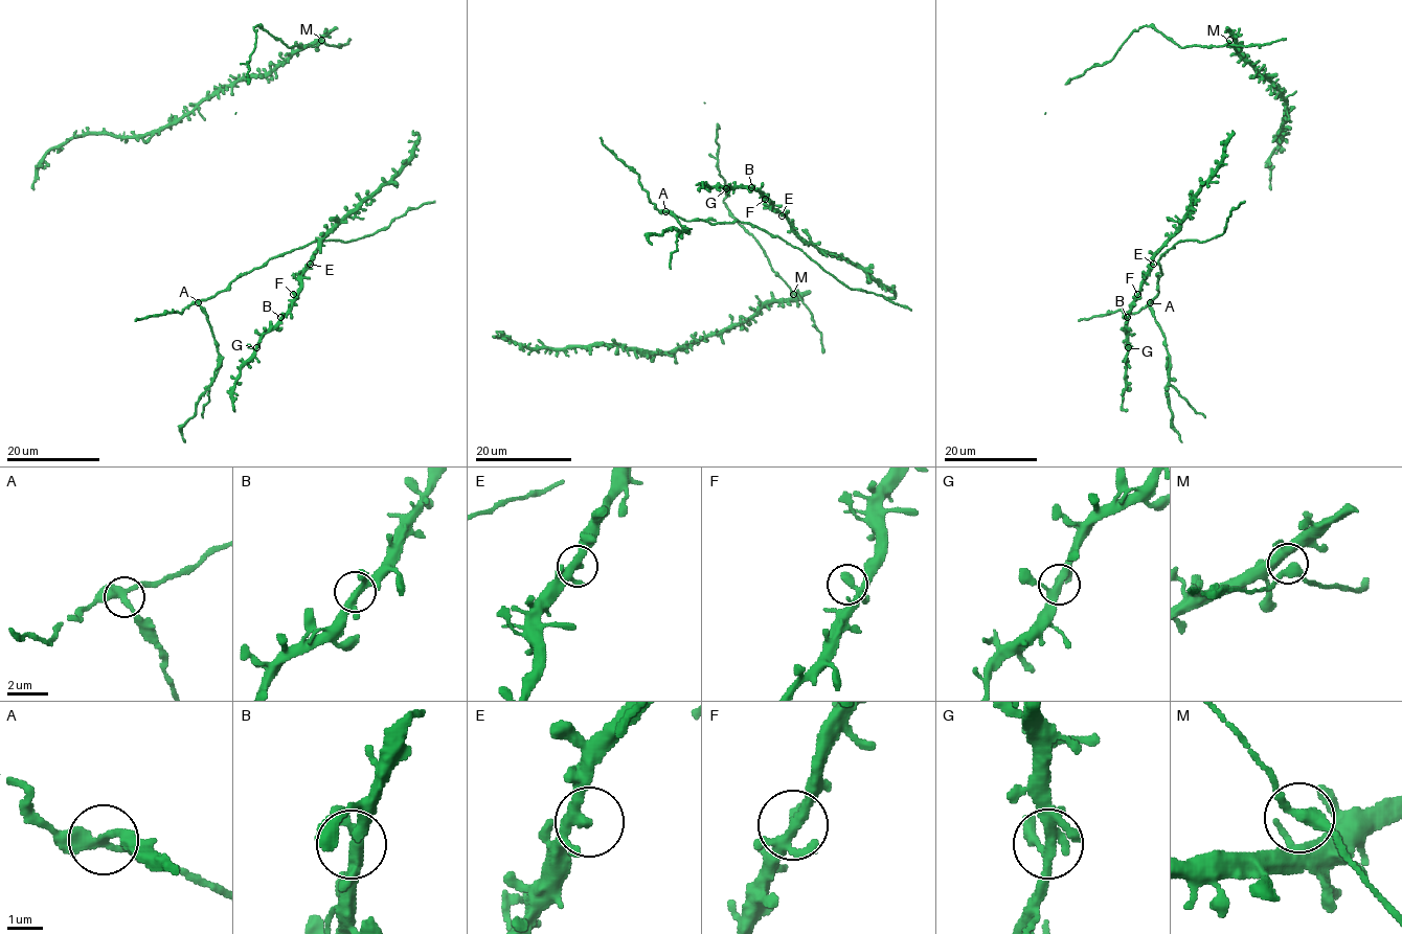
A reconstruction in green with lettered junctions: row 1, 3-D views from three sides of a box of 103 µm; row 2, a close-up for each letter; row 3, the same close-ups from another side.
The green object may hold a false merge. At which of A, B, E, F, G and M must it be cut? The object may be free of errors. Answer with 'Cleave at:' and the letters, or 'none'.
Cleave at: A

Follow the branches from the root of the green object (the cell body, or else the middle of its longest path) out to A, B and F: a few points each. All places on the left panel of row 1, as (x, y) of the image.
A: (412, 131), (417, 134), (413, 156), (320, 238), (269, 258), (261, 267), (236, 277), (224, 290), (198, 302)
B: (412, 131), (417, 134), (413, 156), (321, 241), (301, 274), (299, 291), (291, 308), (280, 317)
F: (412, 131), (417, 134), (413, 156), (321, 241), (301, 274), (299, 291), (293, 294)

